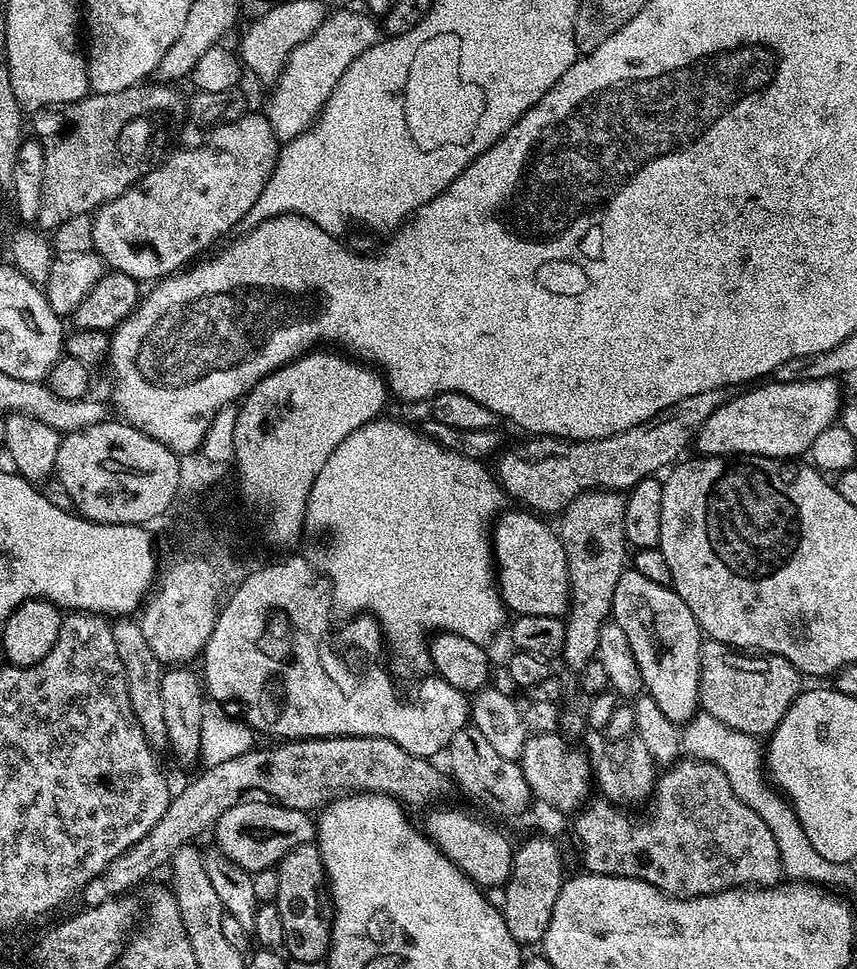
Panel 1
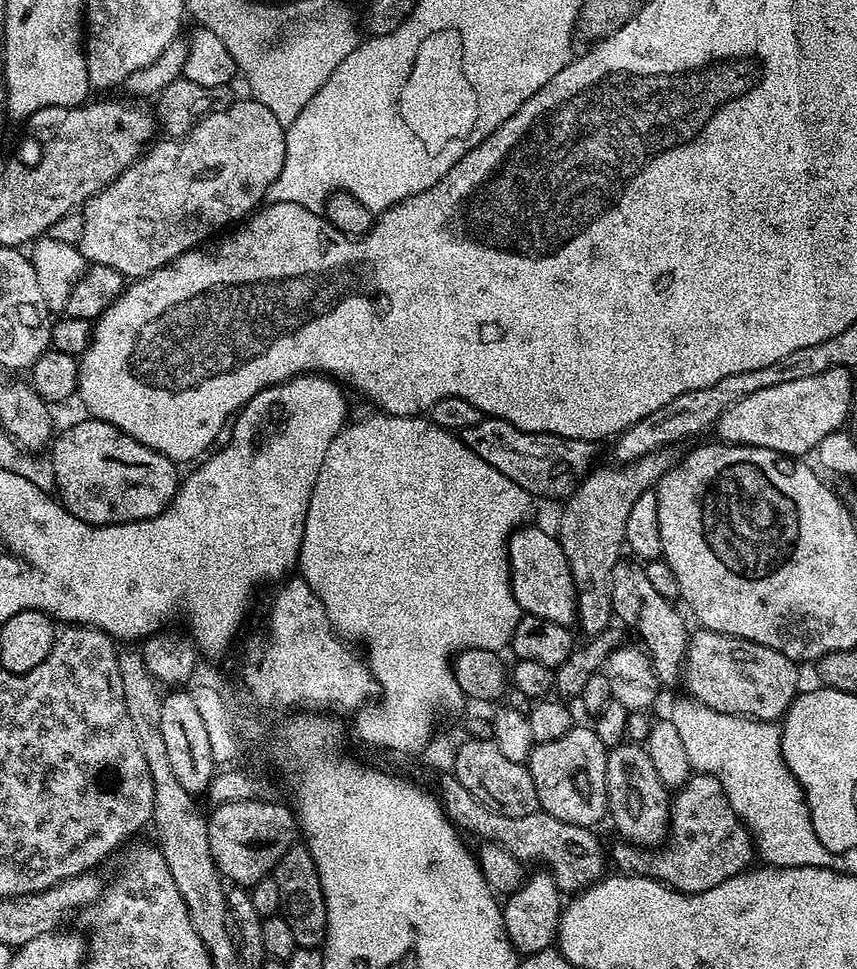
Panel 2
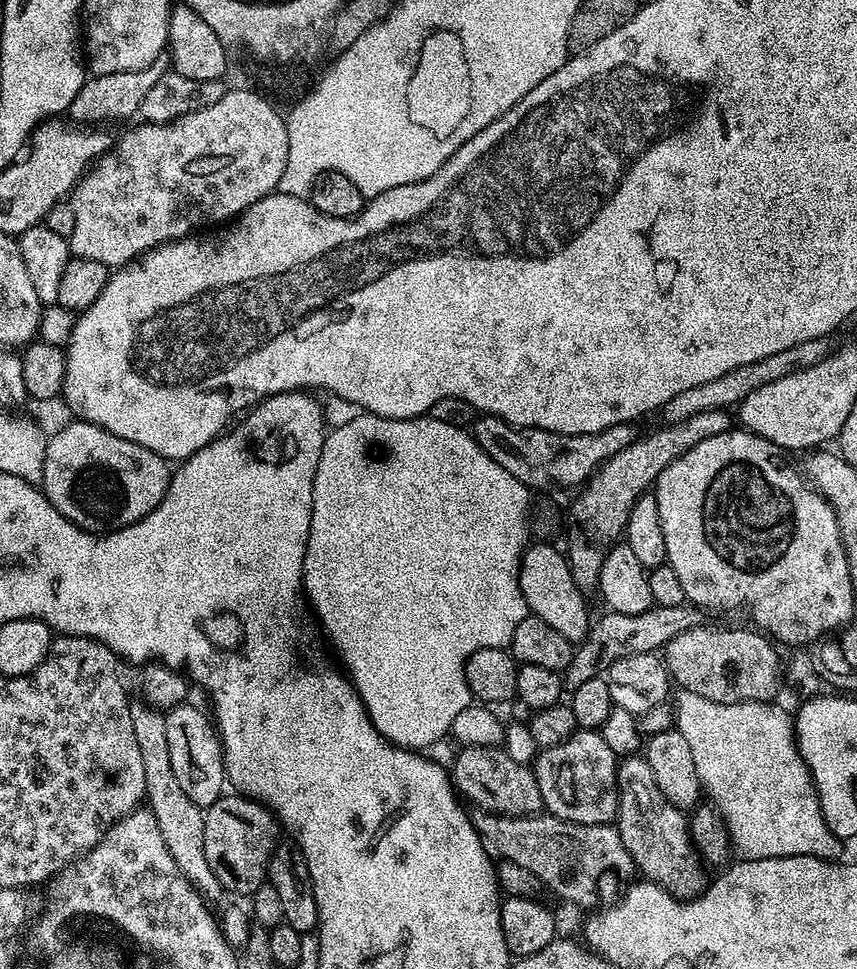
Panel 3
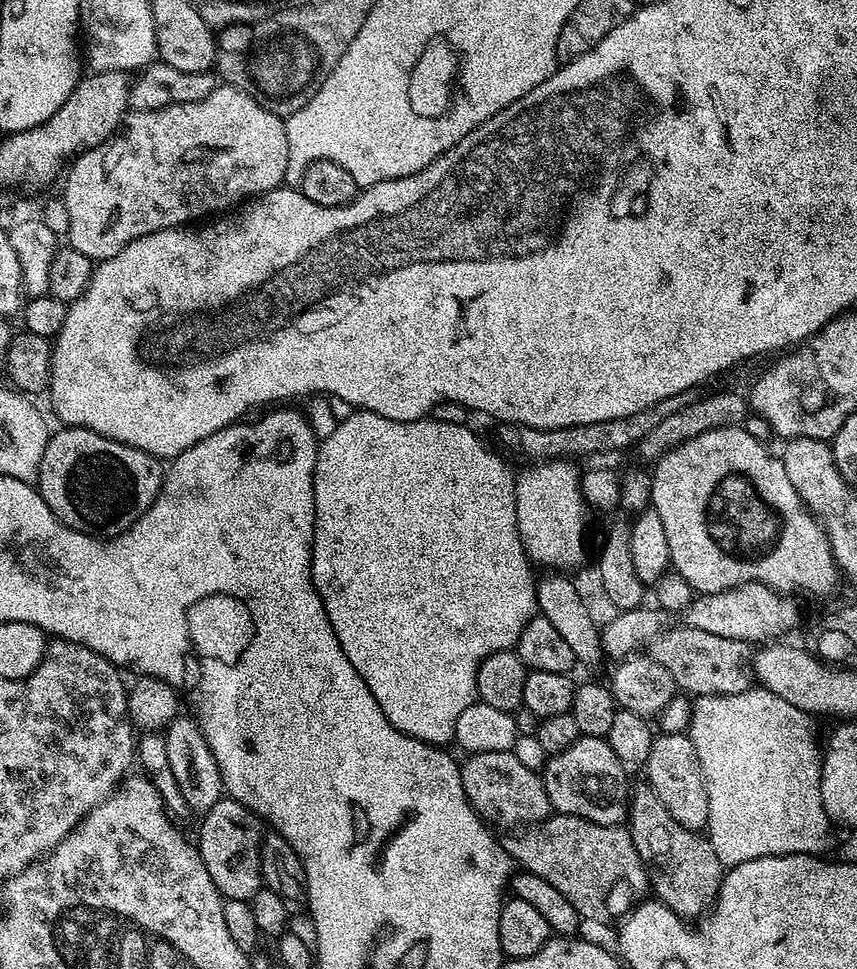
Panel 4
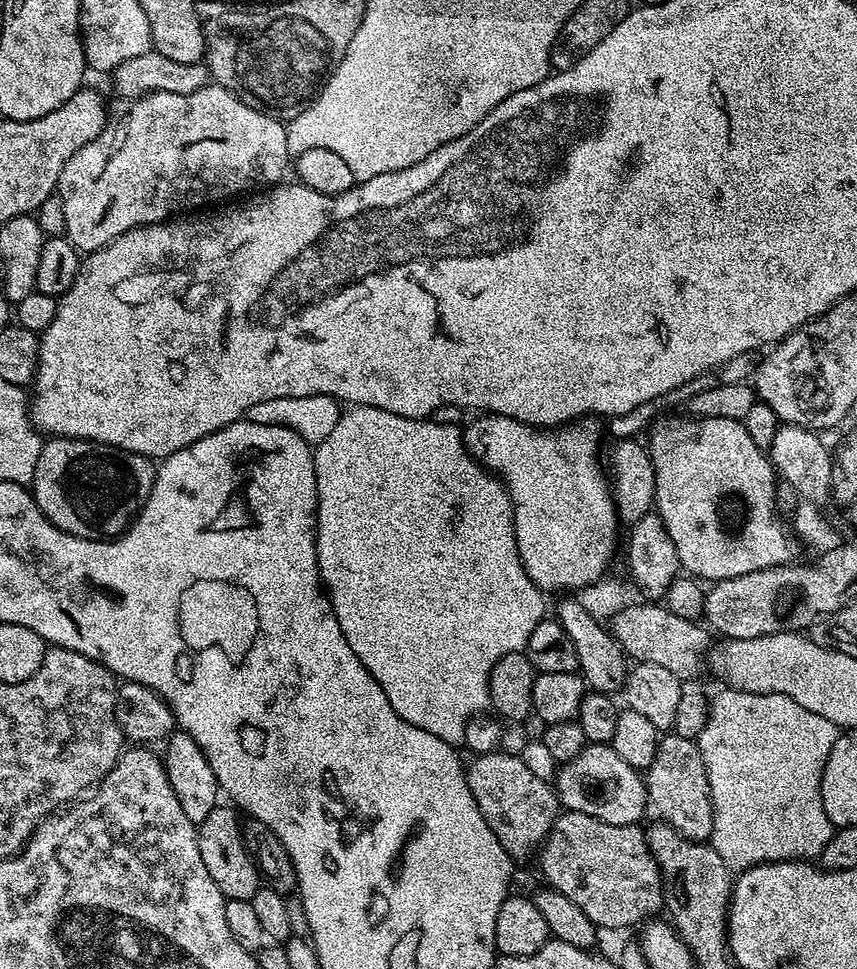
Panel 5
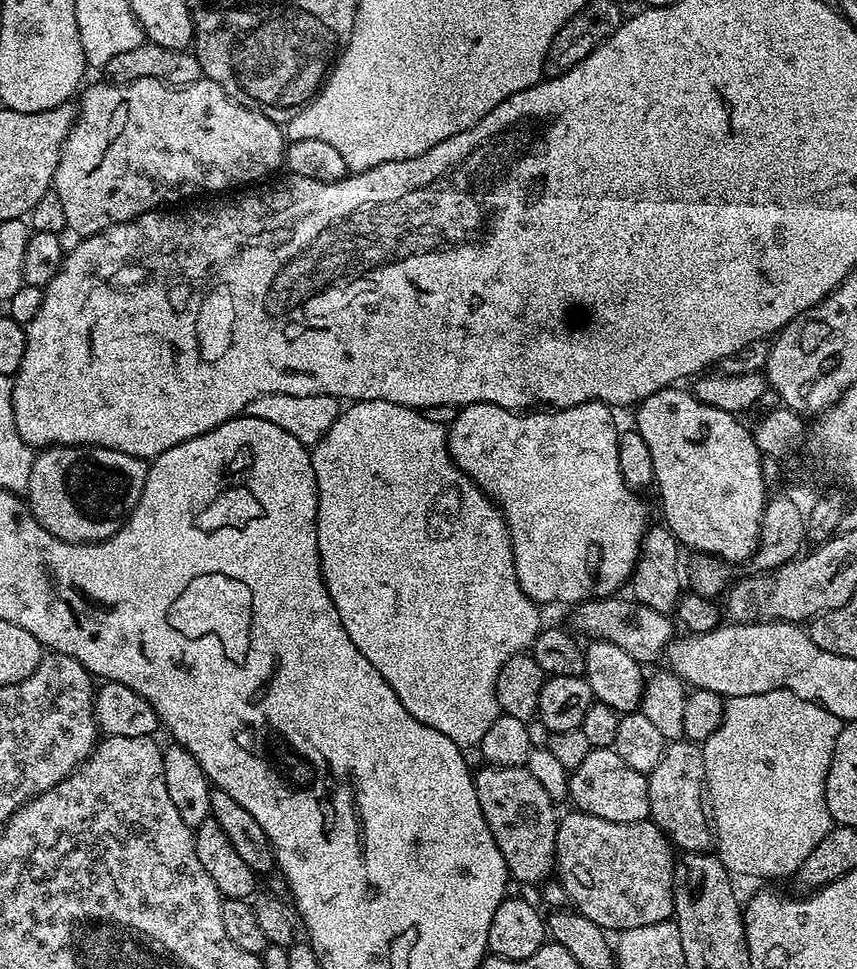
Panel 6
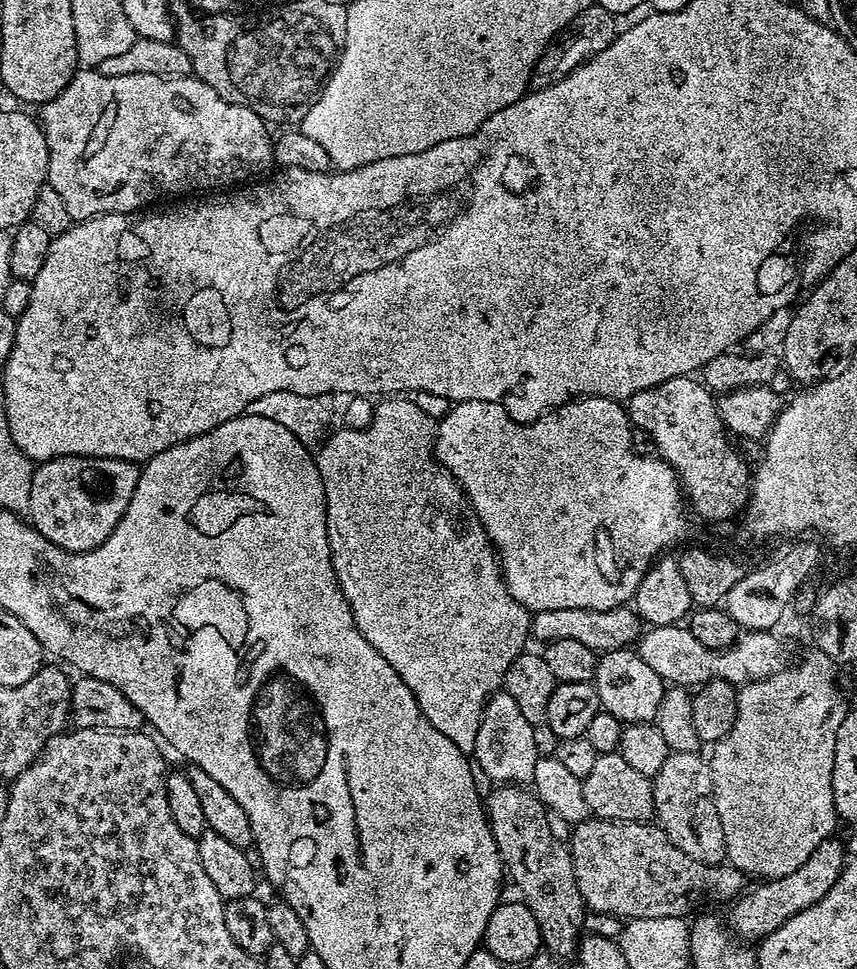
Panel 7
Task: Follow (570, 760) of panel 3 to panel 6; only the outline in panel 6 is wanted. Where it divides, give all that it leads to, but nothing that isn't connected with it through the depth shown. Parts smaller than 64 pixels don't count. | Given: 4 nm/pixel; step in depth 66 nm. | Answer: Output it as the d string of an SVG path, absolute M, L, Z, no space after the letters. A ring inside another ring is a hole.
M593 748L590 754L586 754L582 766L571 769L568 778L568 796L576 803L575 807L582 812L588 812L591 816L602 818L606 822L638 822L649 819L650 798L648 797L648 777L638 770L630 770L622 758L612 748Z

